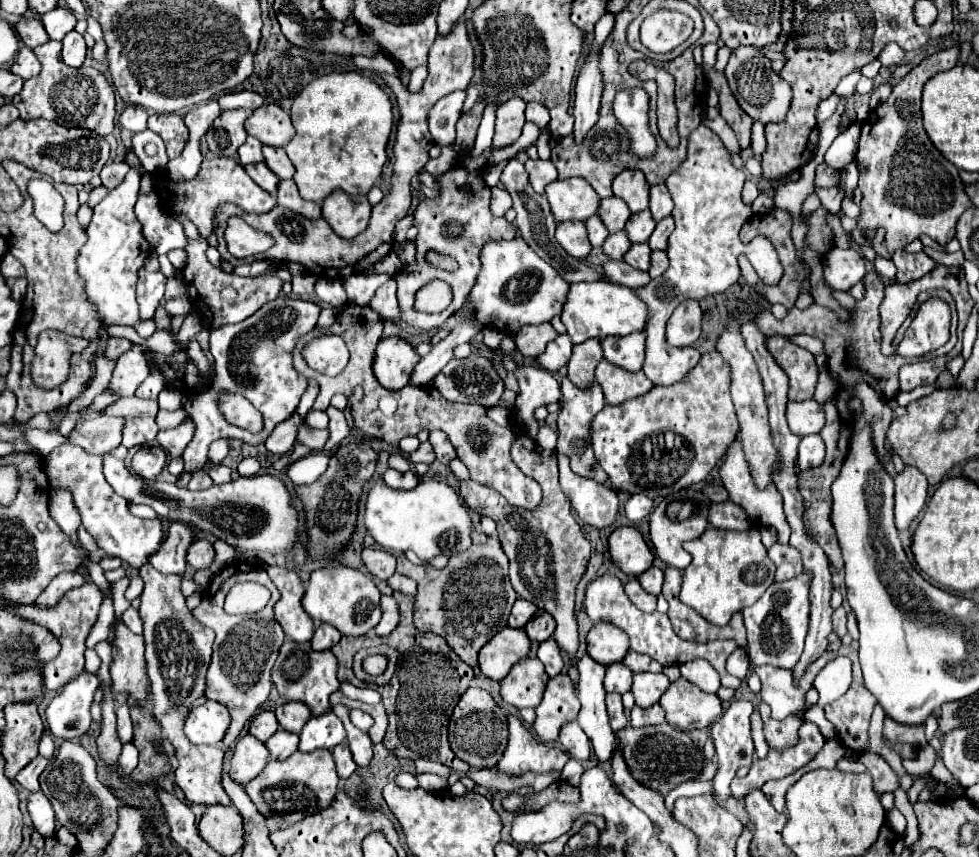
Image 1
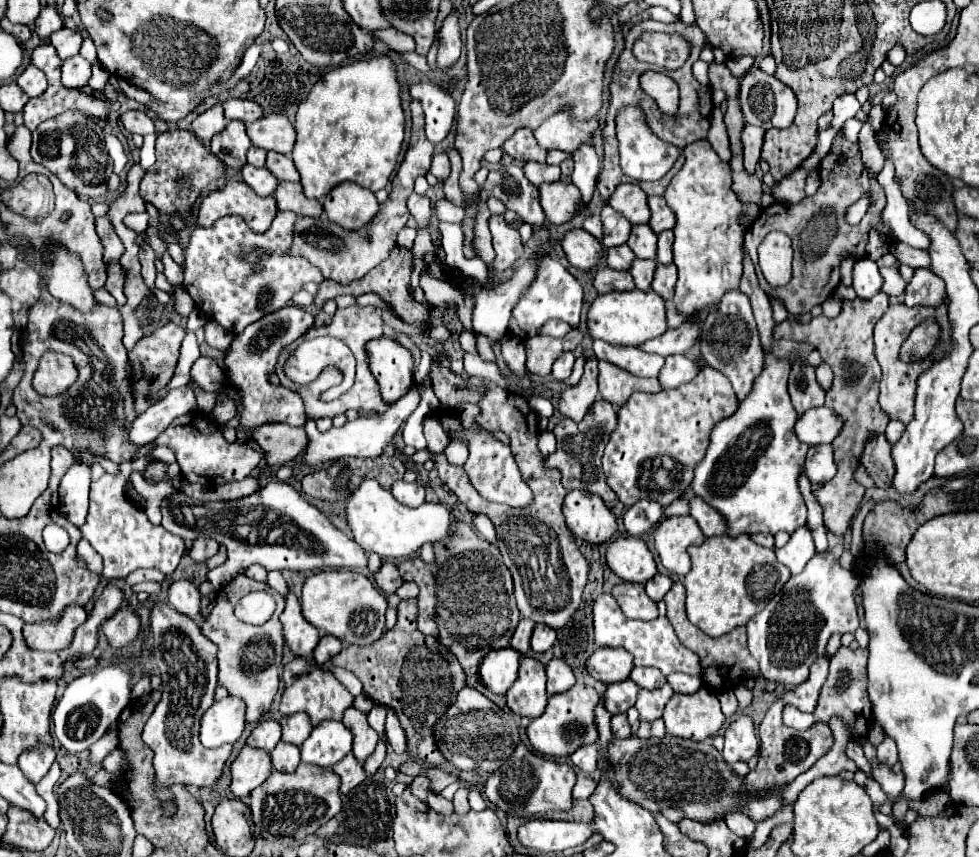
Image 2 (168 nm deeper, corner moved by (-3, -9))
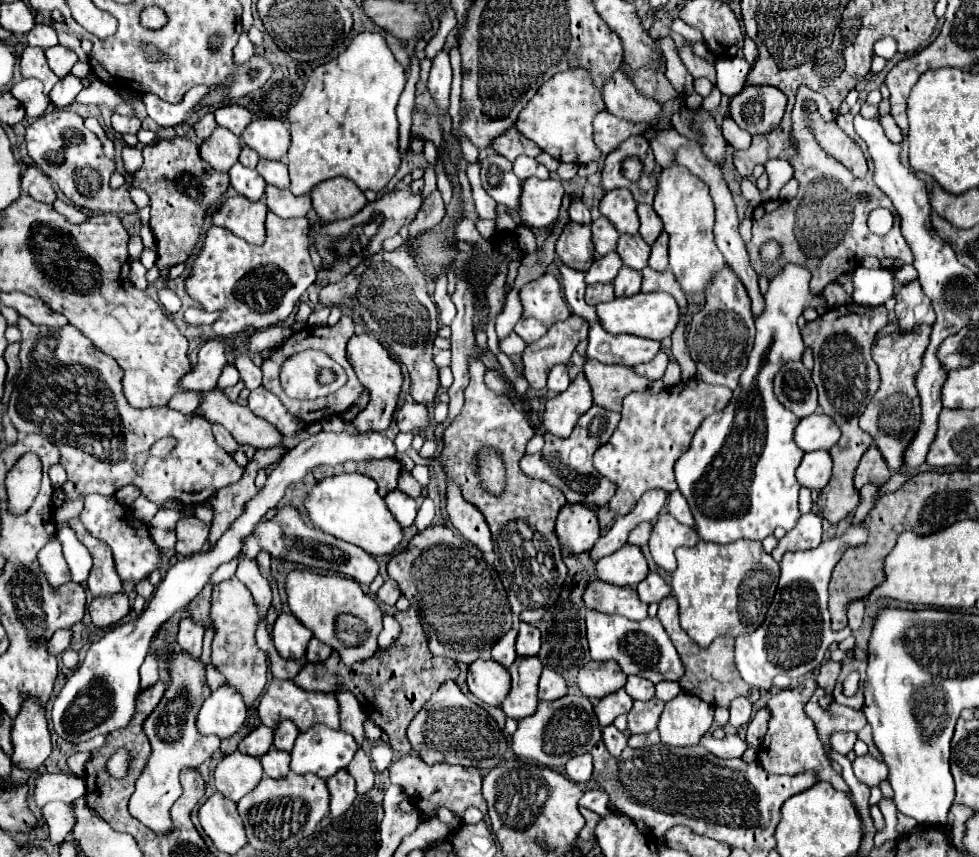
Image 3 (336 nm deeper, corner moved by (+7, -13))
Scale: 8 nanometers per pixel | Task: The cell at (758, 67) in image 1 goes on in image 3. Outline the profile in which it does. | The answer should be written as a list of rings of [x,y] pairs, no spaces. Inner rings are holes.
[[[744,86],[730,102],[732,120],[750,134],[778,128],[786,110],[786,96],[774,86]]]

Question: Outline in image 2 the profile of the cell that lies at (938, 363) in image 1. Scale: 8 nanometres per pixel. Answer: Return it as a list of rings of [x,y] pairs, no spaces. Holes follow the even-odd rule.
[[[892,304],[888,312],[880,318],[880,322],[874,328],[874,352],[878,358],[878,364],[882,366],[882,382],[880,382],[880,408],[888,414],[890,420],[900,420],[908,424],[914,418],[914,396],[916,396],[916,380],[930,366],[930,358],[918,360],[918,362],[902,362],[900,360],[900,346],[910,336],[910,332],[922,324],[926,318],[934,318],[942,330],[950,330],[948,324],[948,310],[946,304],[942,308],[908,308],[904,304]]]

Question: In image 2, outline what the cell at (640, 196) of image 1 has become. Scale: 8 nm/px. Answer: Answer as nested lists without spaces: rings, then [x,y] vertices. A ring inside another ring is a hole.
[[[620,184],[610,196],[608,204],[634,226],[648,224],[650,220],[648,196],[642,192],[638,184]]]

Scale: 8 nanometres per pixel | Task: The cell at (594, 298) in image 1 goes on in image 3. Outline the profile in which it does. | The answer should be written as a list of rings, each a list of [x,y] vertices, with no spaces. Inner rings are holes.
[[[638,292],[634,296],[622,296],[614,298],[610,302],[598,304],[596,306],[598,320],[602,328],[610,334],[634,334],[640,338],[650,338],[650,340],[662,340],[672,334],[672,330],[678,324],[678,304],[672,296],[666,292]]]

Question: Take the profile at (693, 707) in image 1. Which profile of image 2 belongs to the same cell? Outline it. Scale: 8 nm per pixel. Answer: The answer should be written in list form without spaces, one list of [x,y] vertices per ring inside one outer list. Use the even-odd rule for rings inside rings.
[[[700,688],[694,694],[674,694],[664,708],[666,734],[702,742],[724,724],[724,714],[716,694],[708,688]]]

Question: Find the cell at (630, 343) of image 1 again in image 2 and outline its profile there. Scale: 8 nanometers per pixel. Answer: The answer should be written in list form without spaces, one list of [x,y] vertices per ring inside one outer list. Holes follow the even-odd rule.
[[[594,340],[592,348],[594,348],[598,360],[608,360],[620,368],[626,368],[628,372],[632,372],[636,376],[642,376],[642,378],[658,376],[664,366],[662,356],[648,354],[638,348],[620,348],[616,344],[606,344],[604,340]]]

